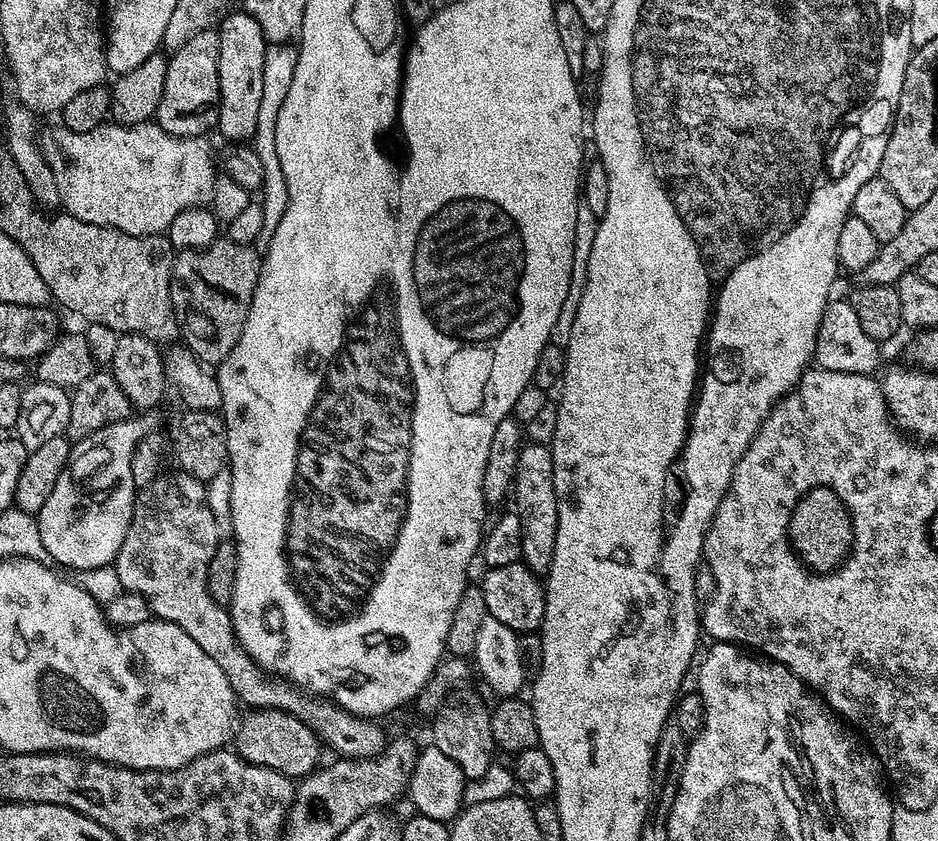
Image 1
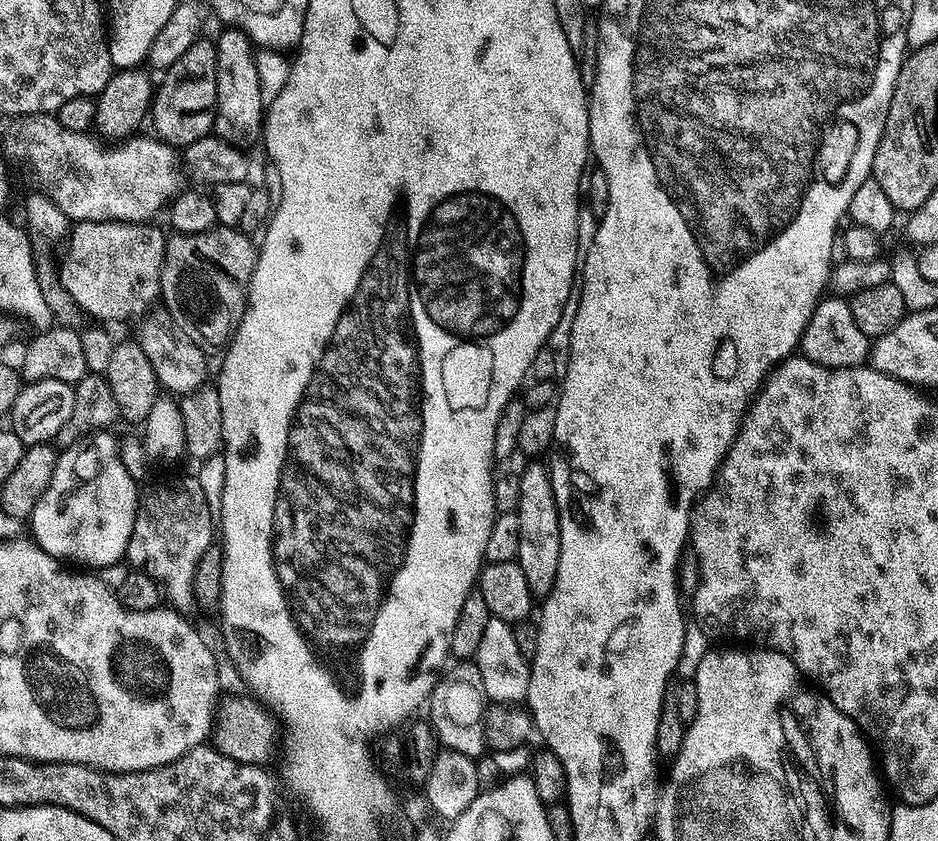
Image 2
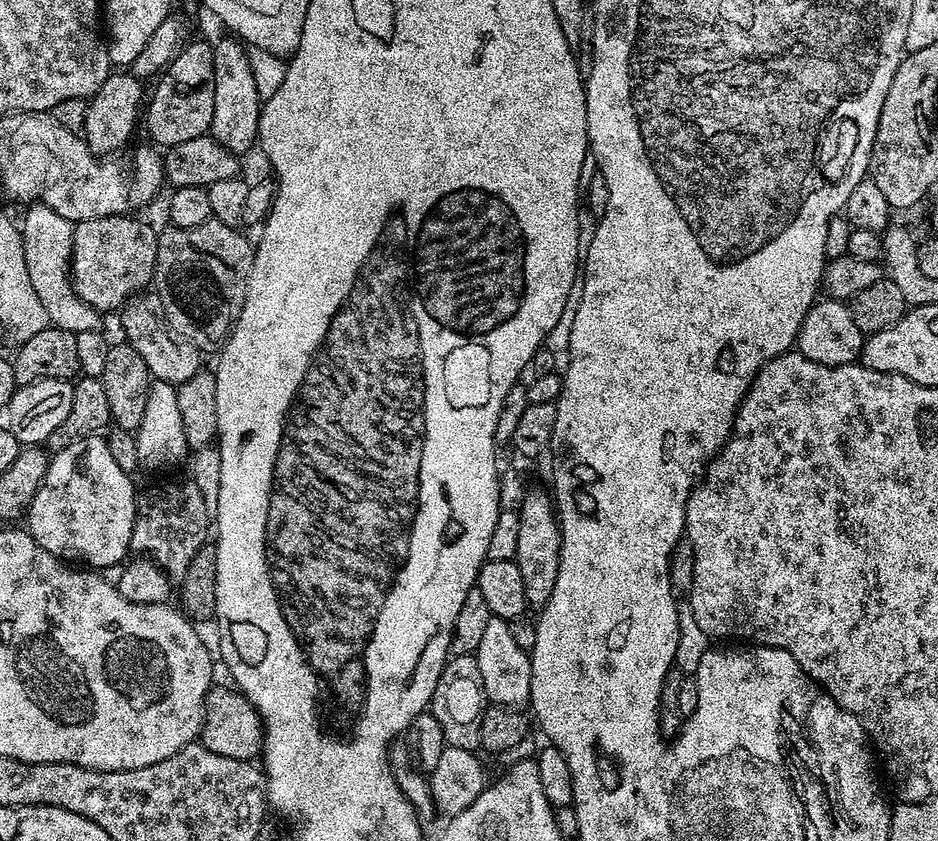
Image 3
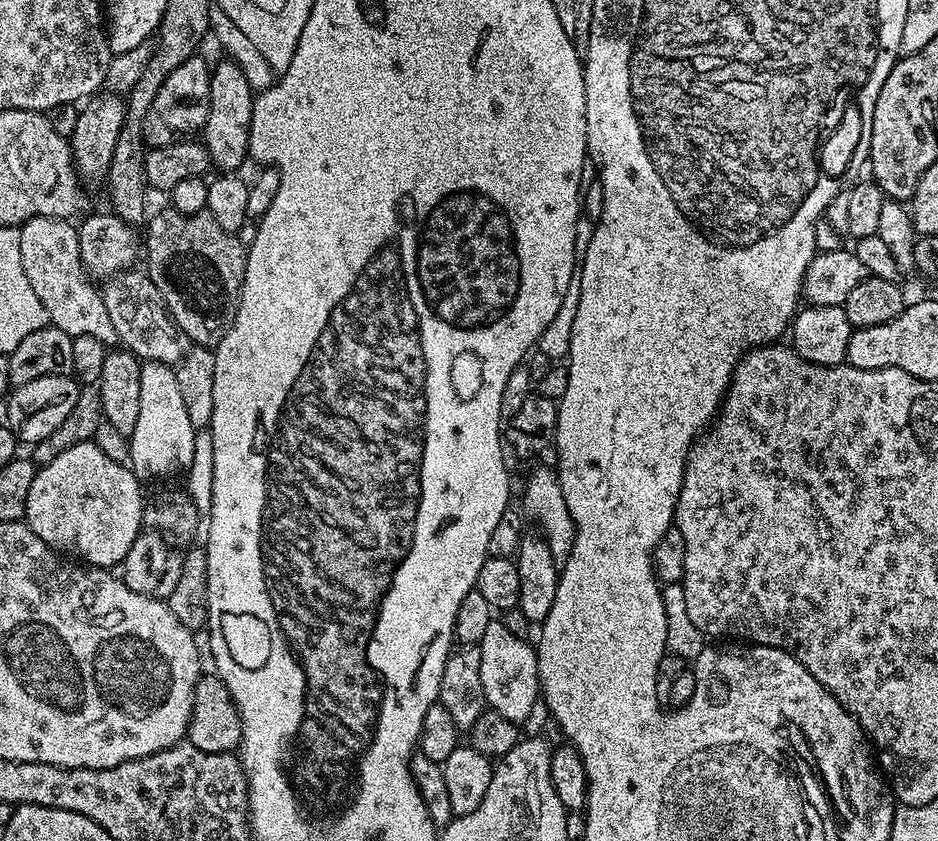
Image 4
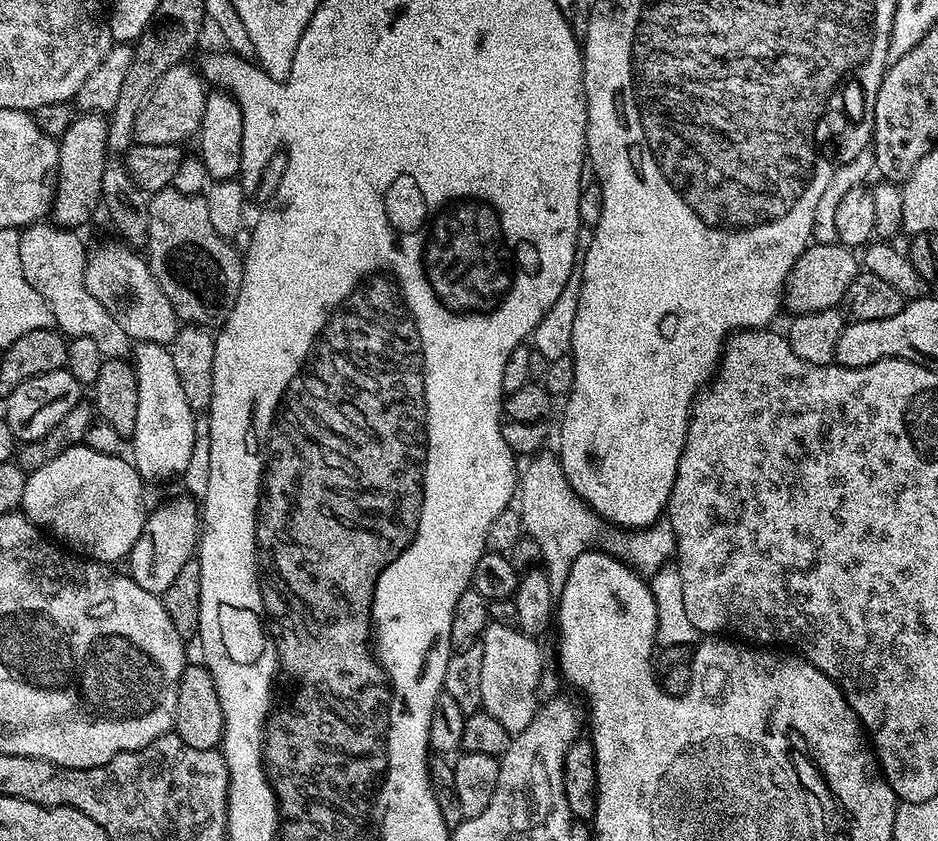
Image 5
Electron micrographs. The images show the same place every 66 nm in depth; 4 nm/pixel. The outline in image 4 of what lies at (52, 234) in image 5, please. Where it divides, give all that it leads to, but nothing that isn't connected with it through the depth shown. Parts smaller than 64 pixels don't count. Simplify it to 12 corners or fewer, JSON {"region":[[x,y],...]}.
{"region":[[75,223],[19,225],[22,270],[51,327],[117,343]]}

